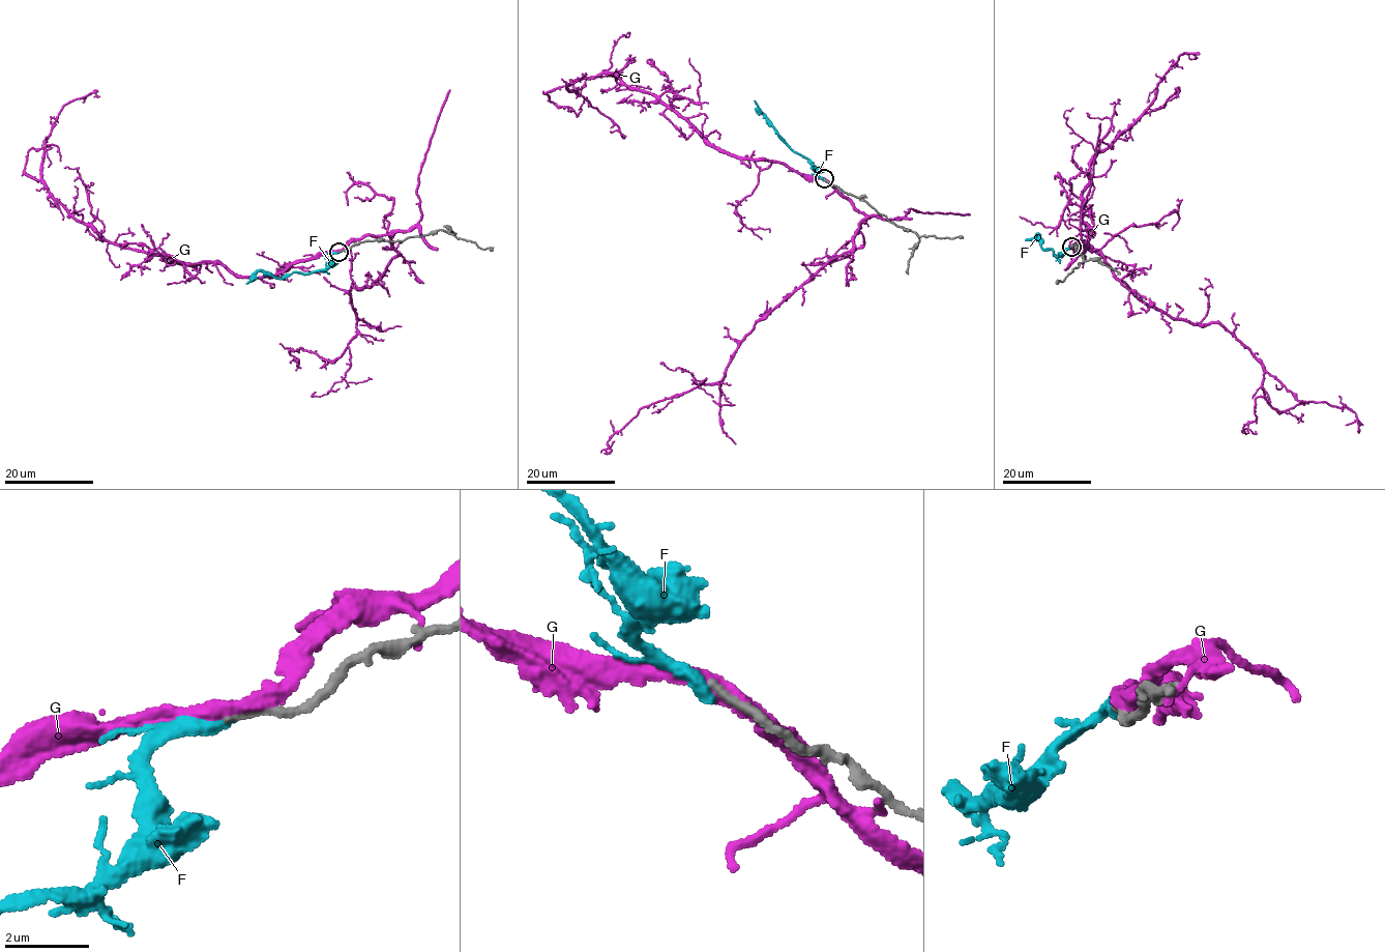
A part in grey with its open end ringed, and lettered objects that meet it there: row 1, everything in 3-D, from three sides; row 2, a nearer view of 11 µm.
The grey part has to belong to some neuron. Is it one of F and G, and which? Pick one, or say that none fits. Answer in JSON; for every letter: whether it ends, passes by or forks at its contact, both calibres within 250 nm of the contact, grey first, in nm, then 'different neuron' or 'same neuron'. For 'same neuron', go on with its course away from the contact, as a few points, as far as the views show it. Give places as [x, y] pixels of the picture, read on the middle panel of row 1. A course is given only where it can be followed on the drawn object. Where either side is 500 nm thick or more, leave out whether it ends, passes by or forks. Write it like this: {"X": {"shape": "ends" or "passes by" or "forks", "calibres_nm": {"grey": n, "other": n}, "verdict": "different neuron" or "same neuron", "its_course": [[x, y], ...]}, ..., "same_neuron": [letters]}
{"F": {"shape": "ends", "calibres_nm": {"grey": 200, "other": 320}, "verdict": "different neuron"}, "G": {"shape": "passes by", "calibres_nm": {"grey": 260, "other": 380}, "verdict": "different neuron"}, "same_neuron": []}

